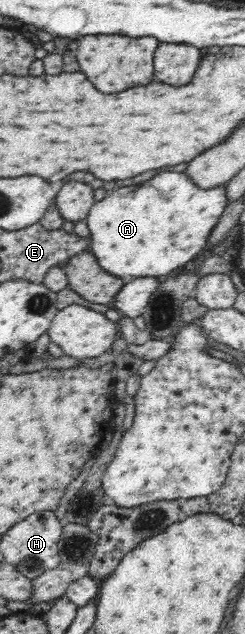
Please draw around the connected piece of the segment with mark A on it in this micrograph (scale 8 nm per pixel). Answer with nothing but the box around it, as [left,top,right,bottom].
[86,172,227,280]

